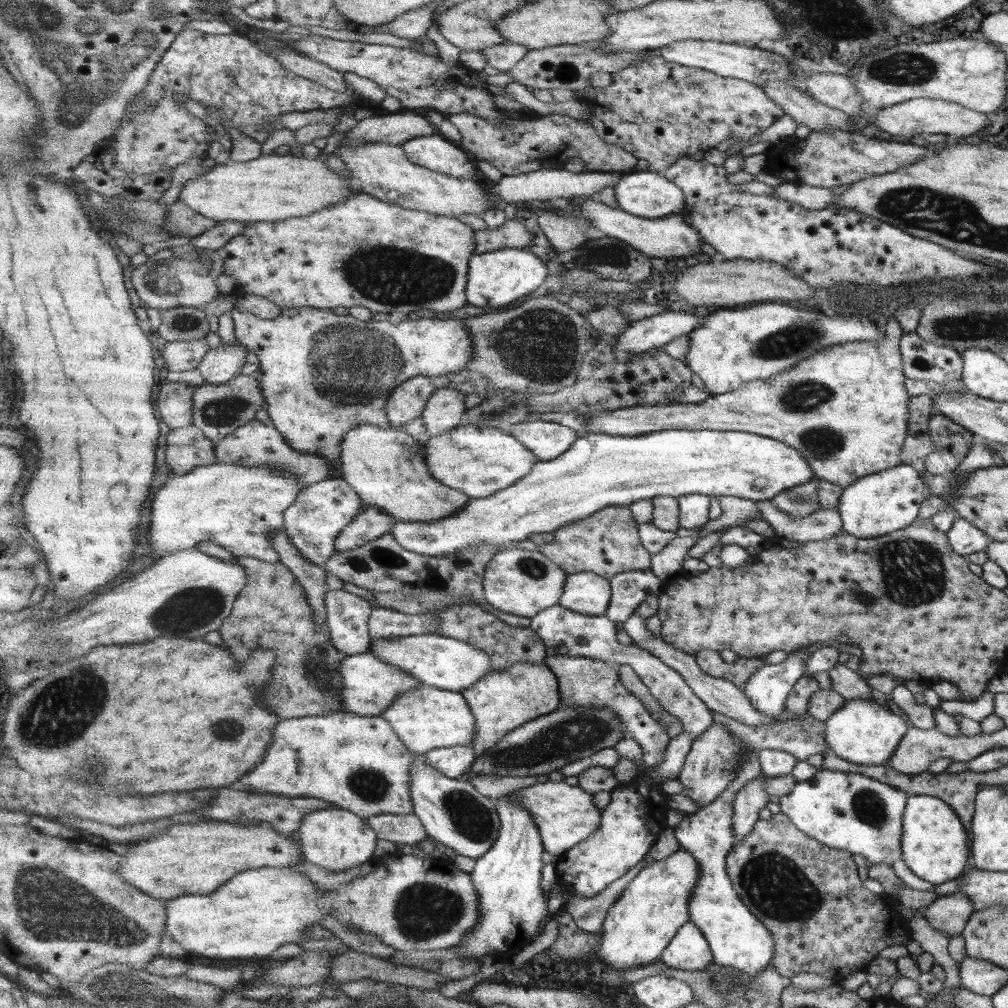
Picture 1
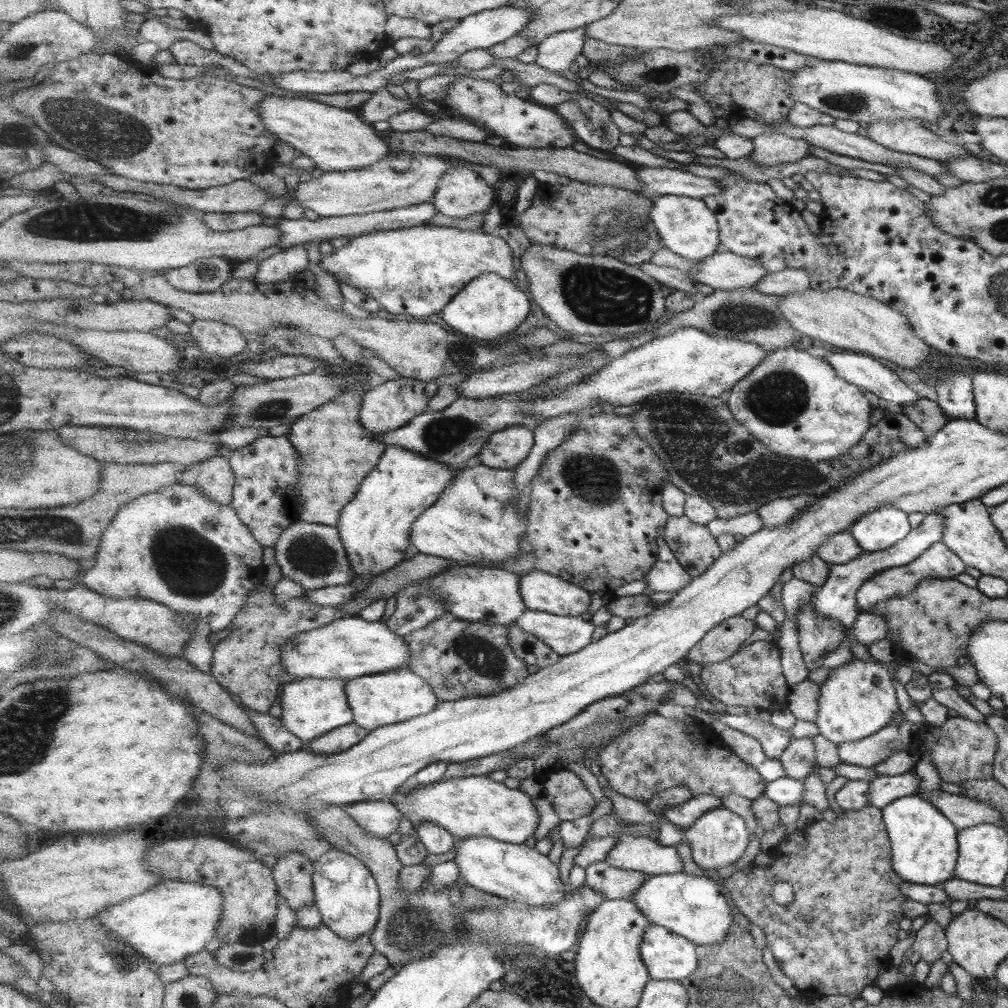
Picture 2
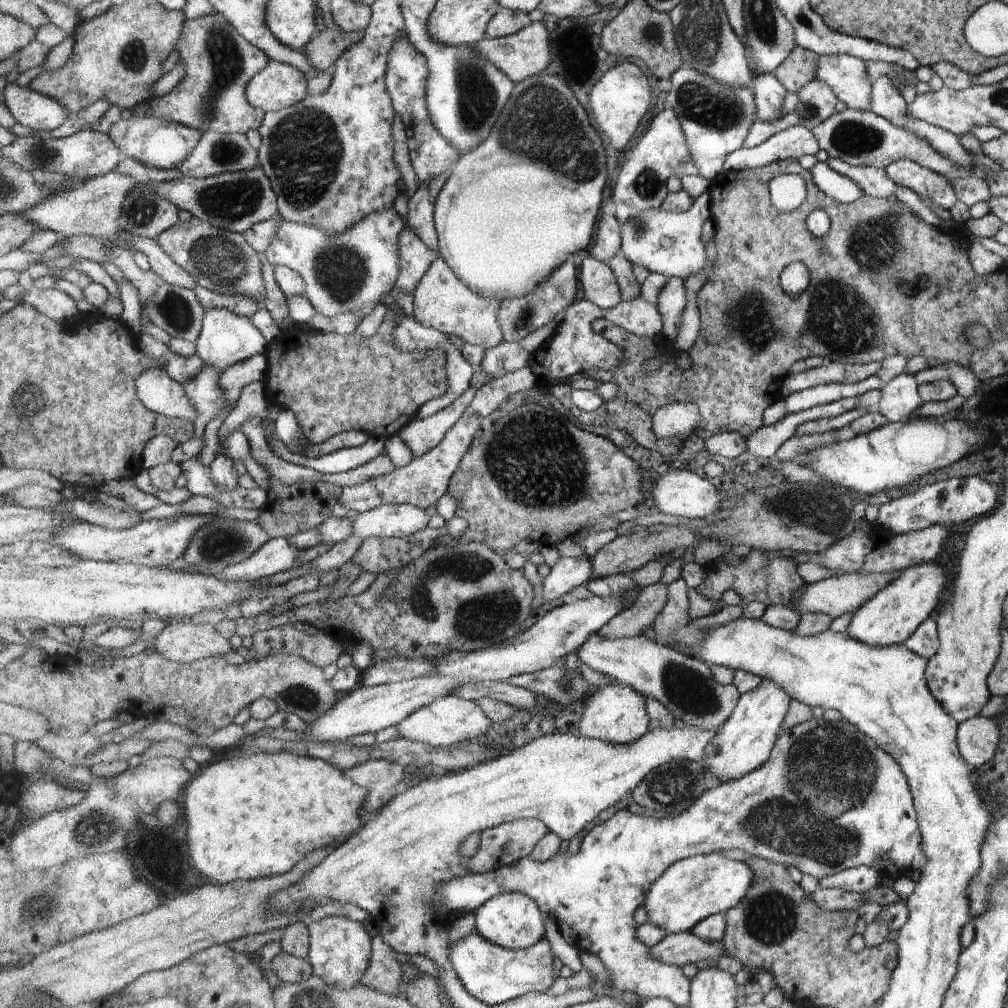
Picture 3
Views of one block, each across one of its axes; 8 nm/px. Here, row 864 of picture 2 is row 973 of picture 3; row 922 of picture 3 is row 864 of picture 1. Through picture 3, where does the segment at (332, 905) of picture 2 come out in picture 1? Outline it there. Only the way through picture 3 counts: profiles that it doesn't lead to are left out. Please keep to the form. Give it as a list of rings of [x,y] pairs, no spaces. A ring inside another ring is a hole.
[[[337,807],[324,808],[308,814],[299,832],[302,836],[301,849],[307,865],[316,864],[333,873],[341,873],[345,869],[353,869],[354,866],[372,860],[379,839],[366,818],[353,811]]]

